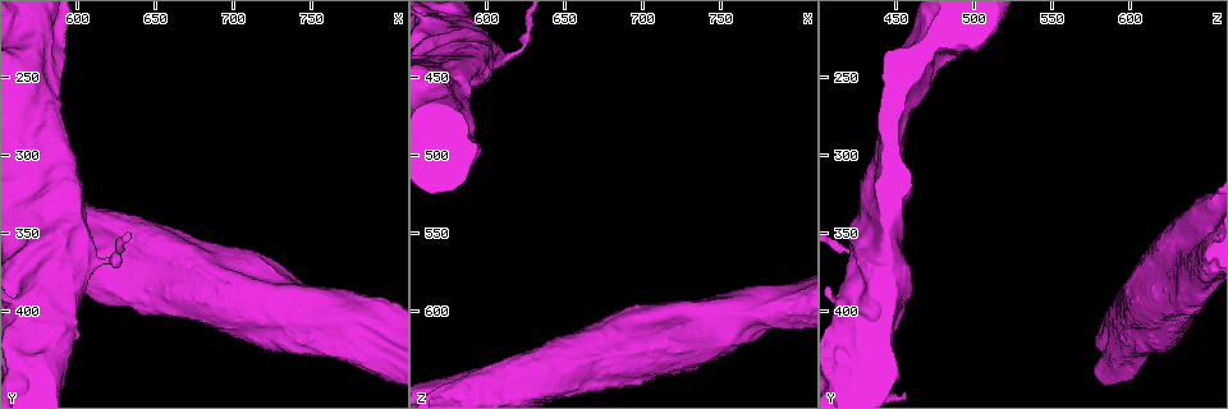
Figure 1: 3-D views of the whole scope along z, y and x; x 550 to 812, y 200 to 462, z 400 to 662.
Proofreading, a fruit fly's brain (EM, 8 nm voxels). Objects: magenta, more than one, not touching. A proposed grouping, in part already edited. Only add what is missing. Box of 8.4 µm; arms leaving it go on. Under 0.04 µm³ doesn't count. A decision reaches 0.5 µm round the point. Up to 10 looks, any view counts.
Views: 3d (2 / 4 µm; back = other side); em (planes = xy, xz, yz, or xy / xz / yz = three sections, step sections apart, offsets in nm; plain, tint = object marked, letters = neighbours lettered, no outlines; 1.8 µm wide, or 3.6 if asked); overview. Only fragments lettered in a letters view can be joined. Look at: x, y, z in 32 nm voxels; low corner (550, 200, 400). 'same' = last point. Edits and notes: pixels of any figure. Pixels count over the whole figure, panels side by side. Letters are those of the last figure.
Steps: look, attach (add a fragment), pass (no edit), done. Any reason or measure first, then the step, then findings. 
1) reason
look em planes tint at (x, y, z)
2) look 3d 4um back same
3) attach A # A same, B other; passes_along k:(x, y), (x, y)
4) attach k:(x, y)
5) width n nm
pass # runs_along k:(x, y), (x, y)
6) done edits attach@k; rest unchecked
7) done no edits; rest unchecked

look 3d 4um at (628, 364, 416)

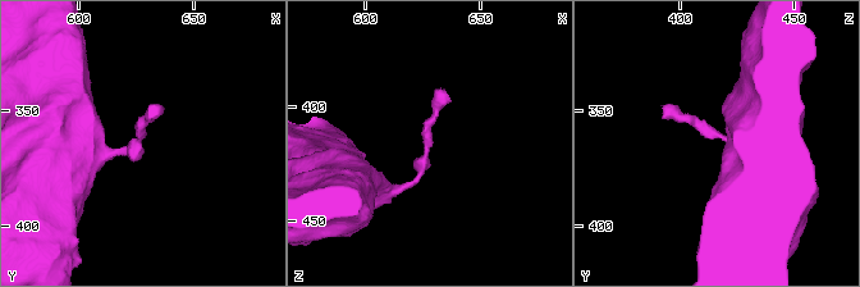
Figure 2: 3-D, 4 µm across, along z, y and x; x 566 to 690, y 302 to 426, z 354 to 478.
look em planes letters at (626, 362, 418)

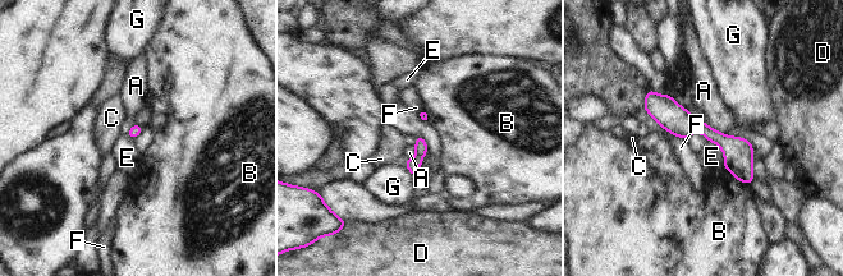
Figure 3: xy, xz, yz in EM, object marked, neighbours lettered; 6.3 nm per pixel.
pass # A other, B other, C other, D other, E other, F other, G other; border 3:(709, 141), (720, 148), (724, 168); none of them fits

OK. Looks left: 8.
calibre changes
look 3d 4um at (574, 364, 440)

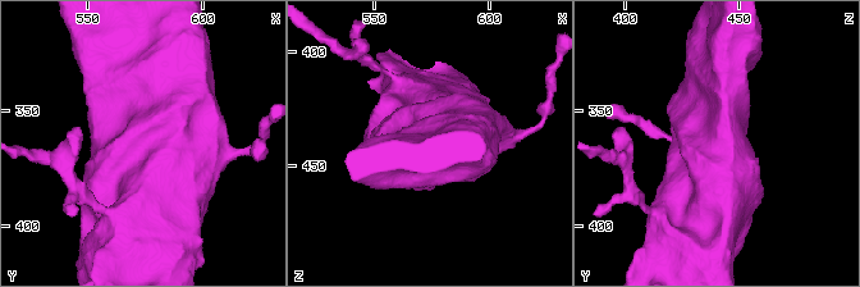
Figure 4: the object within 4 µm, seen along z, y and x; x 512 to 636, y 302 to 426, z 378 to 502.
look em 3.6um planes letters same

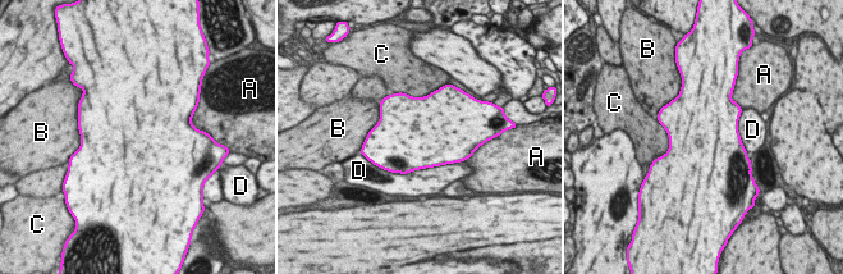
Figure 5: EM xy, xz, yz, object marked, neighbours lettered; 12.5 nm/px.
pass # A other, B other, C other, D other; border 5:(454, 161), (395, 173); none of them fits

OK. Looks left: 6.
abrupt turn
look em 3.6um planes plain at (568, 218, 480)

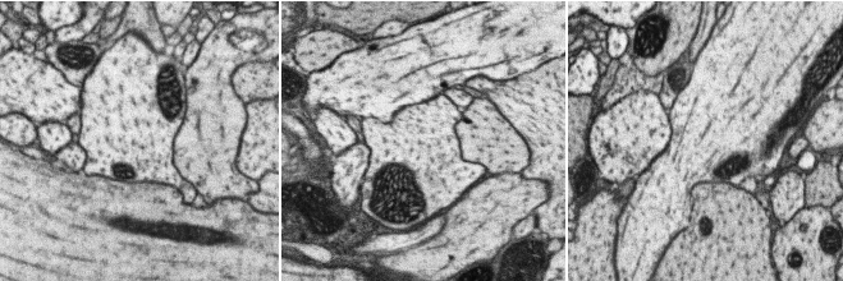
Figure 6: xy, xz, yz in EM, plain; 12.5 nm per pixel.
see the neighbours
look em 3.6um planes letters same

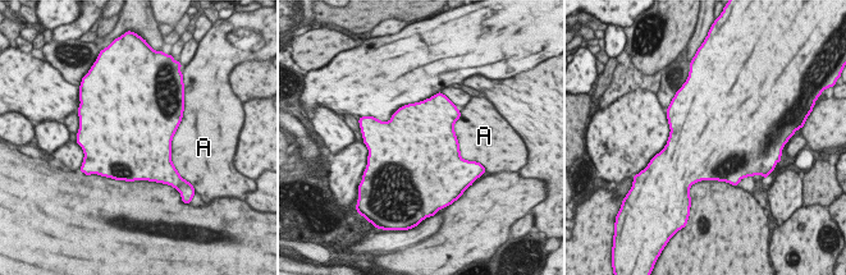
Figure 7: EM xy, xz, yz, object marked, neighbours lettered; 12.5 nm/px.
width 1100 nm
pass # A other; none of them fits

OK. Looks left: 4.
stops while still wide
look em 3.6um planes plain at (588, 334, 642)

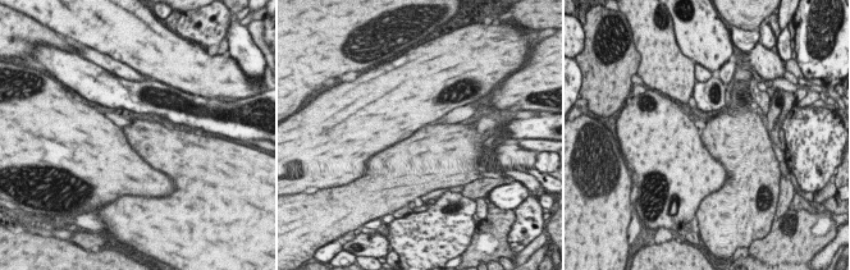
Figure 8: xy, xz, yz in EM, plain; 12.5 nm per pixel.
look em 3.6um planes letters same

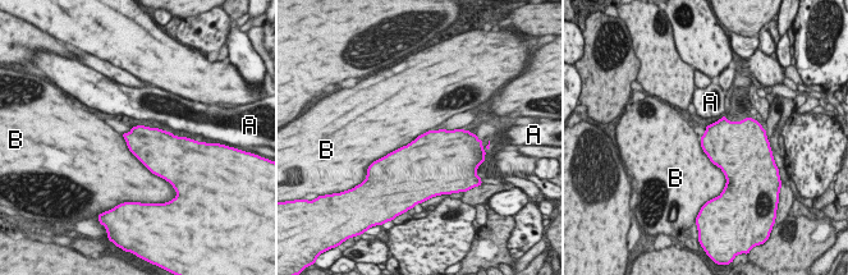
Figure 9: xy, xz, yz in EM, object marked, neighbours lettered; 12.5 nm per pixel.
longest_contact B 750 nm
pass # A other, B other; border 9:(431, 129), (379, 159); none of them fits

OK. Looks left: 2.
done no edits; rest unchecked

